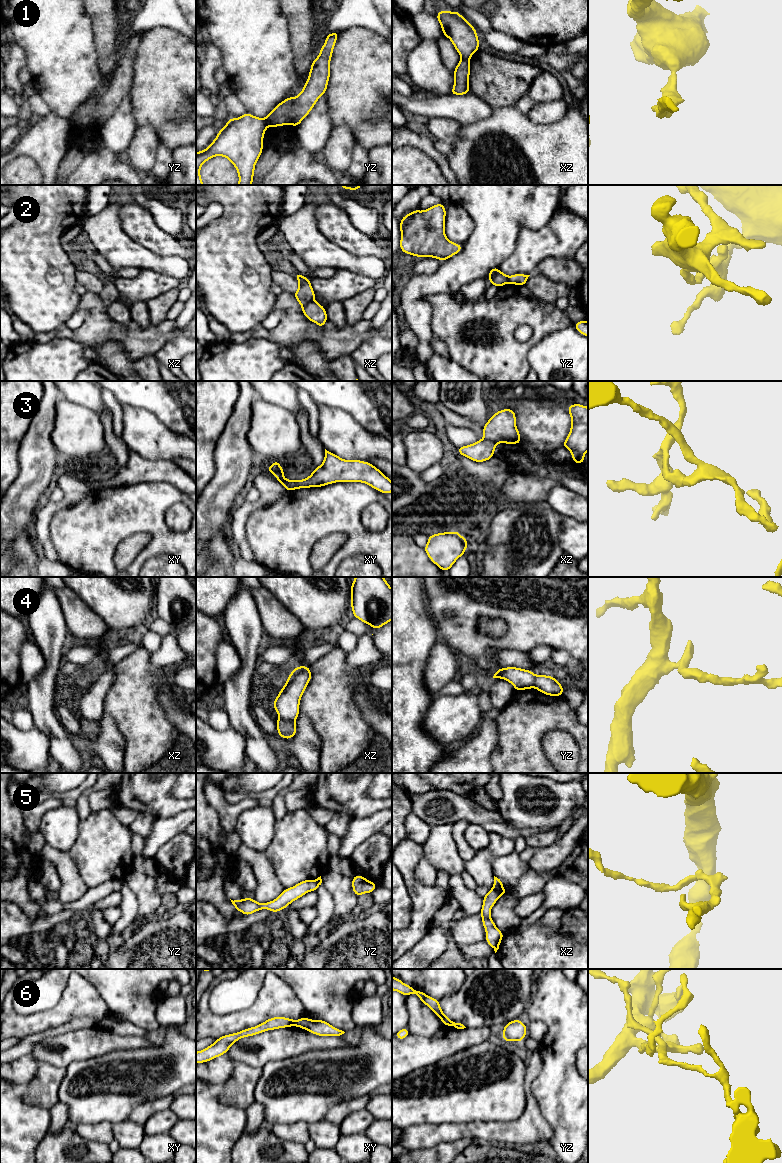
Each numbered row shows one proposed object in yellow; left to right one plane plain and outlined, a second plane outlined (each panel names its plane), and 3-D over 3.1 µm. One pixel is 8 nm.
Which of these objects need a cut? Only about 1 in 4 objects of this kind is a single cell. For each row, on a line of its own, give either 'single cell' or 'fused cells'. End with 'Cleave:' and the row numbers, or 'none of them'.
1: fused cells
2: fused cells
3: fused cells
4: fused cells
5: fused cells
6: fused cells
Cleave: 1, 2, 3, 4, 5, 6

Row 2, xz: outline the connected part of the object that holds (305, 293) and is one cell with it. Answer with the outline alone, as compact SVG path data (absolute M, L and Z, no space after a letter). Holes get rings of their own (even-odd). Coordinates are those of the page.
M298 272L294 274L294 277L299 281L299 287L294 293L294 297L298 303L304 307L309 302L314 301L315 292L311 286L309 278L302 276Z

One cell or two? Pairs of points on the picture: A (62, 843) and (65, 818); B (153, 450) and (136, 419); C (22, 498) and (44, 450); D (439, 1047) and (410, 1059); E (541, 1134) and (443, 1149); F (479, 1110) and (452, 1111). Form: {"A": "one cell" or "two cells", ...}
{"A": "one cell", "B": "one cell", "C": "one cell", "D": "one cell", "E": "two cells", "F": "one cell"}

